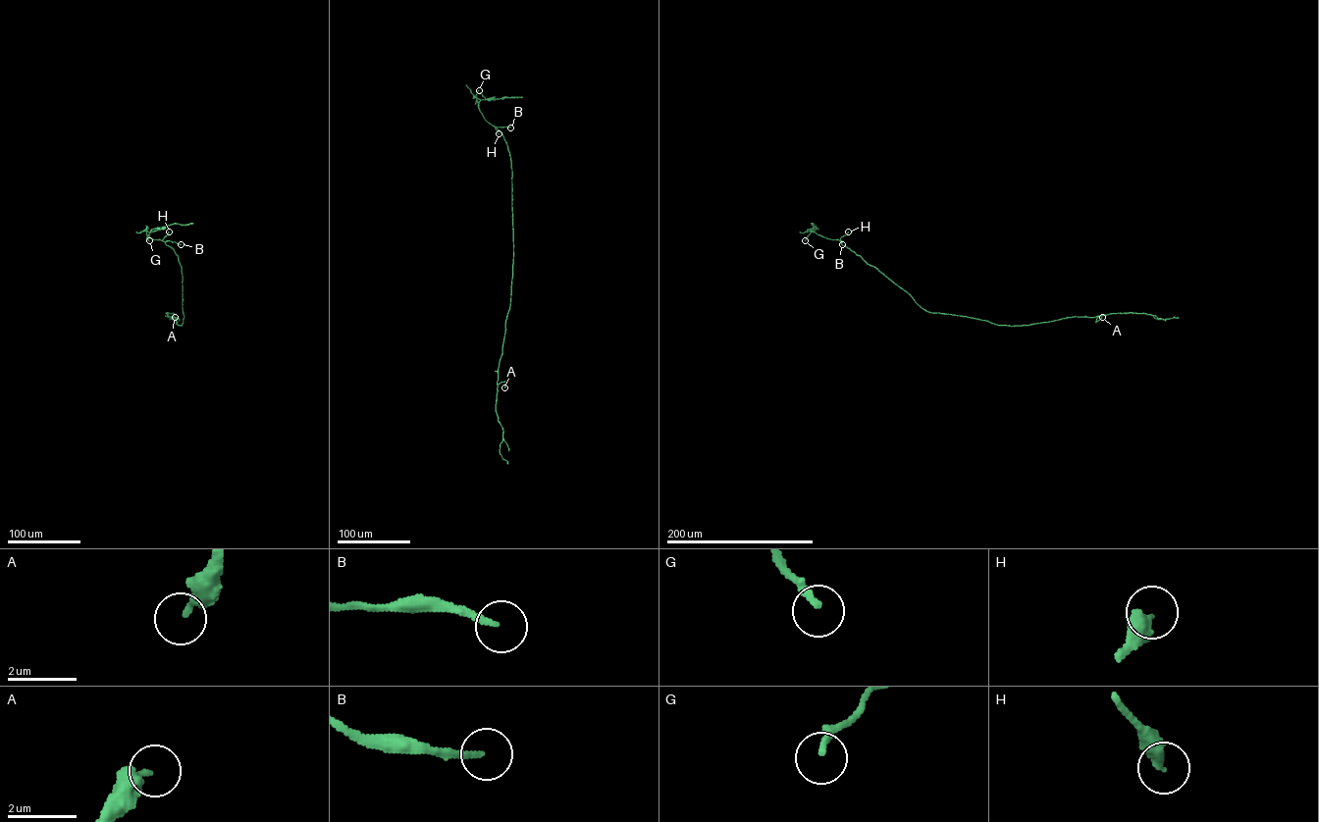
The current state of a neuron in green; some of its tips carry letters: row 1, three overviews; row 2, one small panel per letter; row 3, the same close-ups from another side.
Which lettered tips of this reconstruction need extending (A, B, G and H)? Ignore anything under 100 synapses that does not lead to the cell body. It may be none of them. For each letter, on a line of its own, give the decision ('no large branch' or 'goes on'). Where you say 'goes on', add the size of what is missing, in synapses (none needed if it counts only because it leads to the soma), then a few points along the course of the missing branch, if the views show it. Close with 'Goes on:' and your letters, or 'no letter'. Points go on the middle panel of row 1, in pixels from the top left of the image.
A: no large branch
B: no large branch
G: goes on; missing branch runs (479, 90), (493, 84), (498, 64), (495, 54), (485, 44)
H: no large branch
Goes on: G

